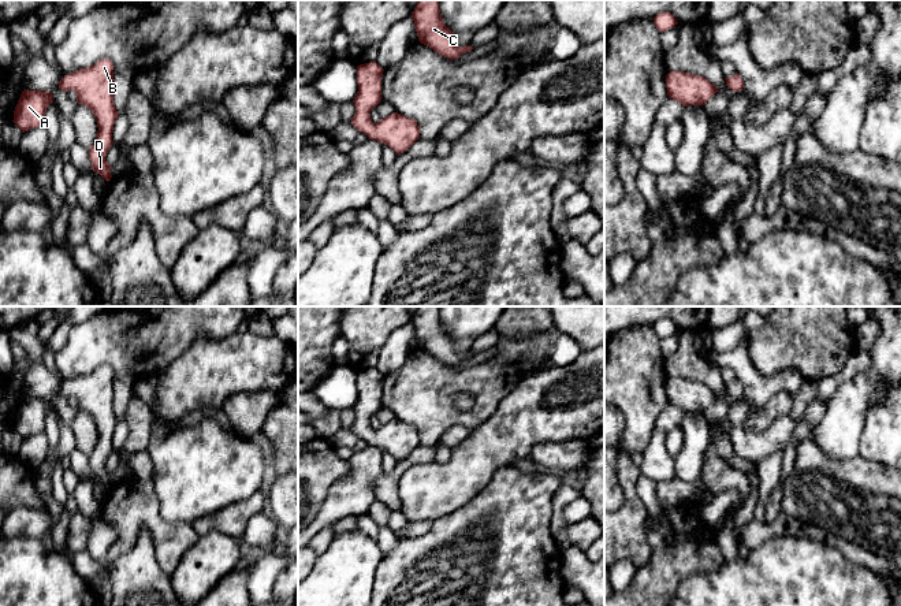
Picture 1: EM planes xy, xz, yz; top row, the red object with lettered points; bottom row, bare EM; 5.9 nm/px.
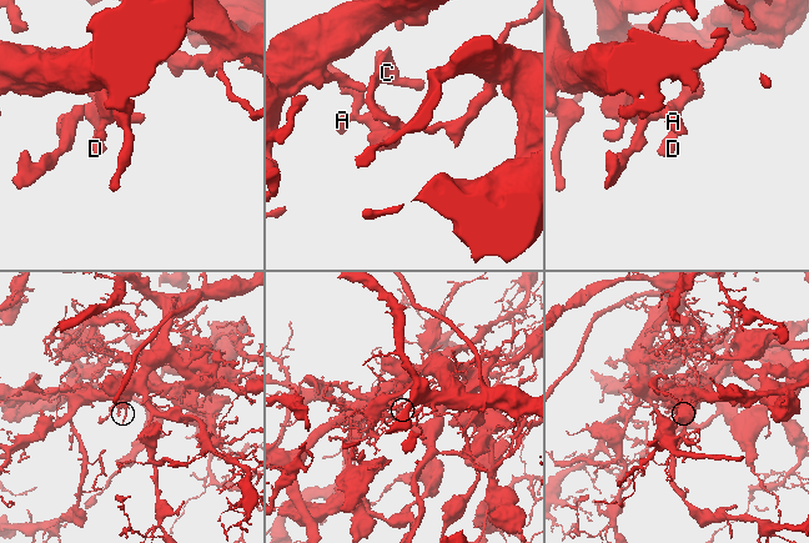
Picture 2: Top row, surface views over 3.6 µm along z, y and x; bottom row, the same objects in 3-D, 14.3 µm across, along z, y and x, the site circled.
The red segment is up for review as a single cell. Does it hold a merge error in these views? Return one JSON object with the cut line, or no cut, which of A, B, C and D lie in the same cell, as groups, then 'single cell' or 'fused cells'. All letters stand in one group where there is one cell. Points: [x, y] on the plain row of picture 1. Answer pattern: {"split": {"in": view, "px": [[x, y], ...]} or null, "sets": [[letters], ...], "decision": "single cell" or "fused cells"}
{"split": null, "sets": [["A", "B", "C", "D"]], "decision": "single cell"}

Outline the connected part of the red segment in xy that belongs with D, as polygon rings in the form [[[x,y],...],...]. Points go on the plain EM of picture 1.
[[[100,365],[90,373],[67,380],[59,388],[60,397],[74,397],[77,409],[86,412],[94,421],[98,432],[94,450],[89,456],[89,464],[94,479],[105,487],[111,487],[111,471],[105,462],[113,451],[113,431],[119,420],[113,410],[113,369]]]

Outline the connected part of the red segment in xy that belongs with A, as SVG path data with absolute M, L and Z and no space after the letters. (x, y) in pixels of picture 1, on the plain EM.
M23 397L14 417L14 430L22 439L45 431L45 419L52 410L52 399L44 397Z

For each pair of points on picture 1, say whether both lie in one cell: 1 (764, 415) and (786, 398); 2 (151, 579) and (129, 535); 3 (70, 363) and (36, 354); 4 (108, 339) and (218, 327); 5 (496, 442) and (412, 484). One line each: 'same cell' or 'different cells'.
1: same cell
2: different cells
3: different cells
4: same cell
5: same cell

